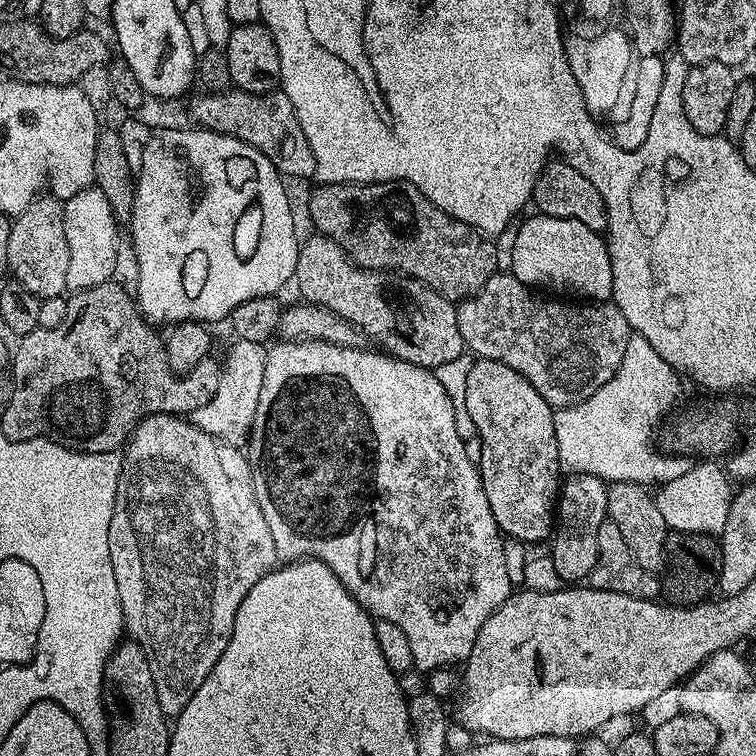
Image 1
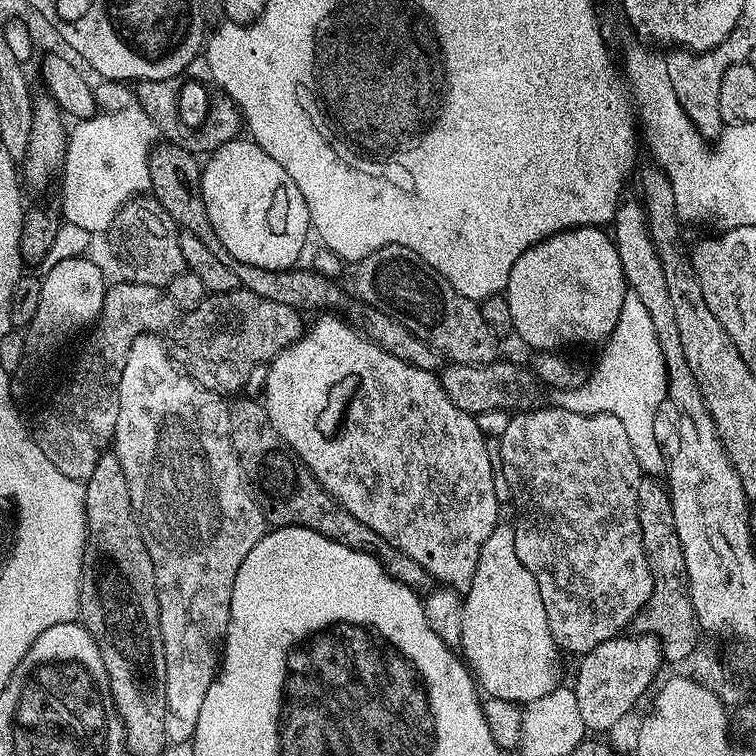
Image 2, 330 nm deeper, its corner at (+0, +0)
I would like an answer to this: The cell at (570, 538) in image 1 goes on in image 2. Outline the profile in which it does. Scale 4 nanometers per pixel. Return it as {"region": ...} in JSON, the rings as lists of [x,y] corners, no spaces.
{"region":[[[537,406],[531,410],[517,411],[509,419],[506,430],[498,437],[500,446],[498,472],[502,480],[504,475],[504,480],[512,491],[512,504],[516,507],[514,549],[523,566],[530,570],[534,582],[538,582],[538,594],[542,594],[542,606],[546,606],[546,618],[550,622],[552,636],[565,653],[568,651],[583,654],[594,650],[594,646],[621,635],[631,625],[632,619],[646,606],[652,593],[652,571],[644,549],[642,526],[638,522],[638,486],[642,473],[638,458],[634,458],[634,450],[630,447],[630,437],[626,435],[626,429],[623,428],[622,422],[618,422],[618,418],[605,412],[587,416],[574,414],[574,410],[562,410],[555,406],[544,407]]]}

